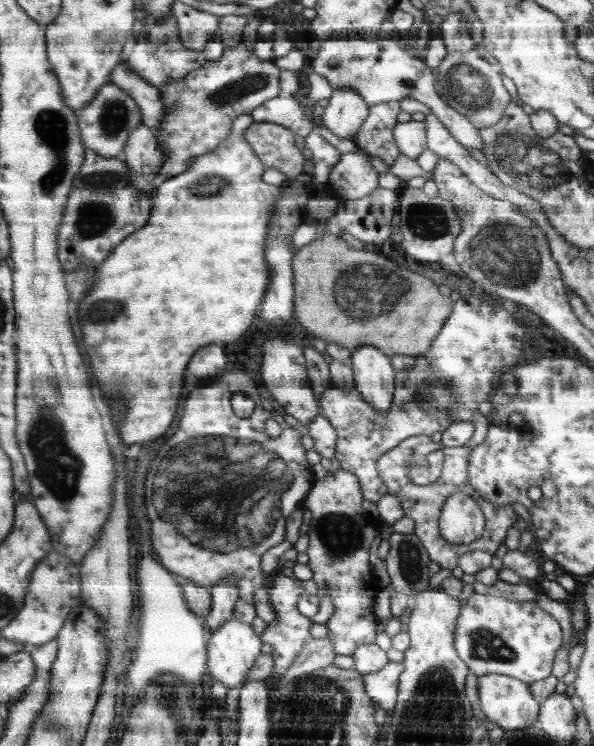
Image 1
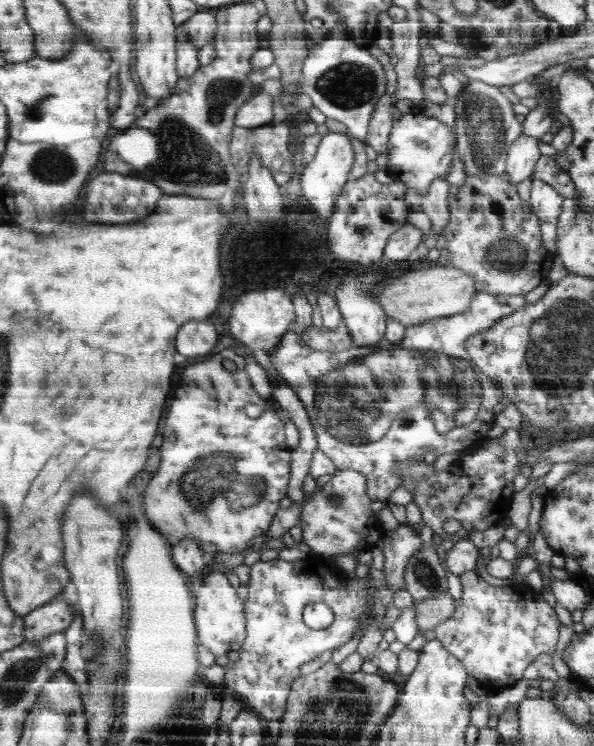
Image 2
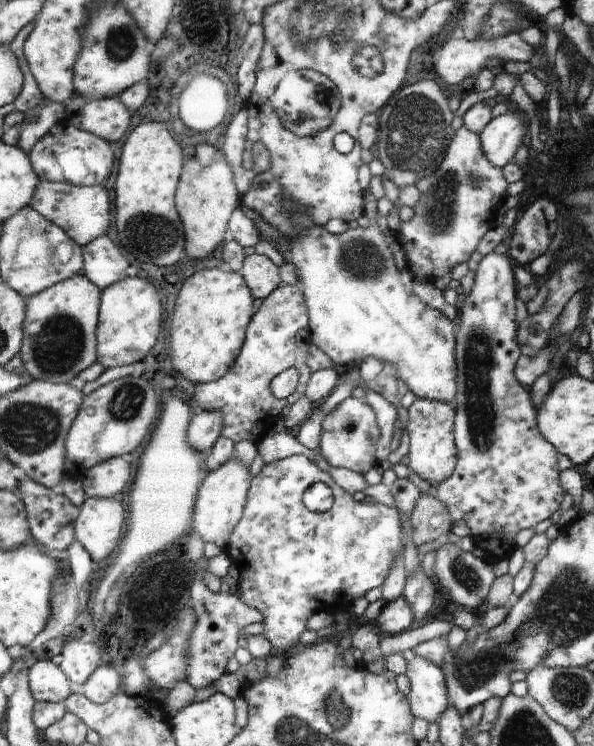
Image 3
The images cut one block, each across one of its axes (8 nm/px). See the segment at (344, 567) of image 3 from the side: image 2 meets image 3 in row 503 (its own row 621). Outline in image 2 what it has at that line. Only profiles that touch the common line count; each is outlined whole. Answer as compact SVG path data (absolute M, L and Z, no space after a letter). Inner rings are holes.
M311 553L304 560L296 562L278 558L268 562L258 561L249 566L250 580L245 601L248 636L241 649L237 650L240 660L230 661L224 667L222 690L236 692L244 708L258 713L266 723L281 721L282 716L285 716L289 694L293 683L300 677L302 664L314 660L324 650L340 648L358 629L364 634L370 627L381 628L379 622L384 618L386 606L380 604L378 590L368 593L367 584L370 580L367 577L347 578L345 572L339 574L336 571L336 564L328 564L326 557ZM368 598L373 599L372 606L367 605ZM314 601L324 601L332 609L334 620L330 626L312 630L304 624L304 607Z

